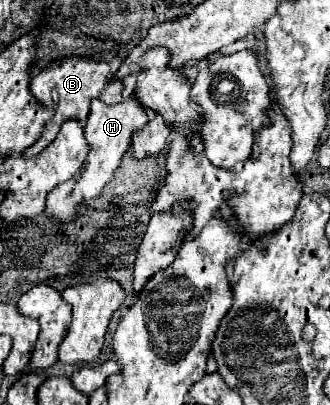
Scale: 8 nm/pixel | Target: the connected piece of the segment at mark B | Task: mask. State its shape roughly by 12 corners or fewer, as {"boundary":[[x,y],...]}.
{"boundary":[[67,56],[41,70],[29,92],[55,114],[35,158],[63,122],[85,124],[91,100],[111,80],[105,62]]}

